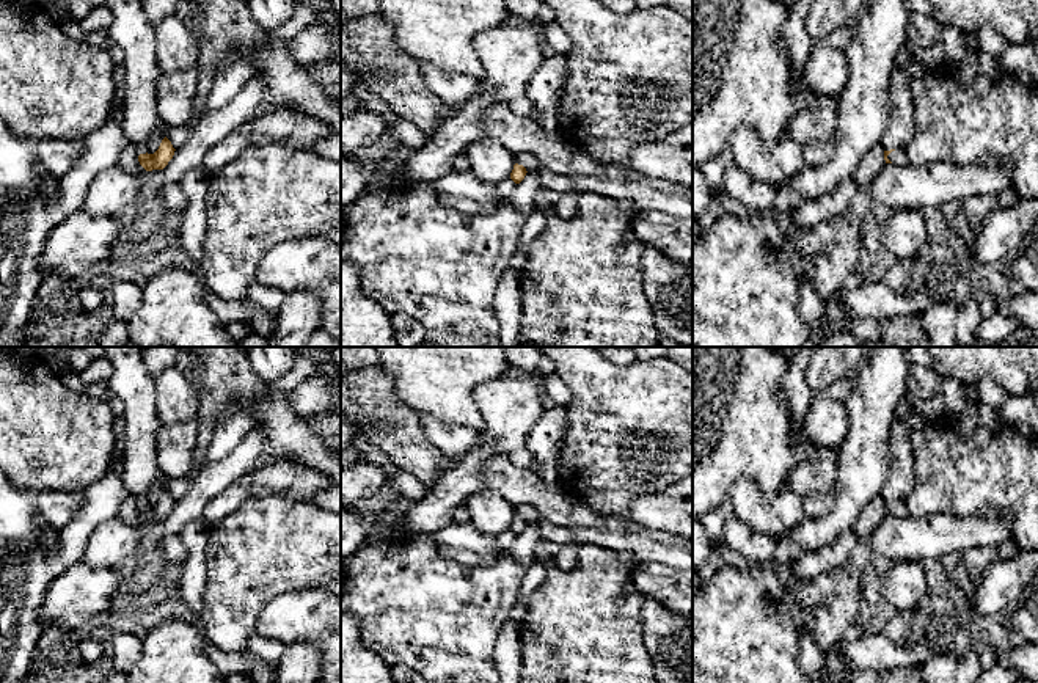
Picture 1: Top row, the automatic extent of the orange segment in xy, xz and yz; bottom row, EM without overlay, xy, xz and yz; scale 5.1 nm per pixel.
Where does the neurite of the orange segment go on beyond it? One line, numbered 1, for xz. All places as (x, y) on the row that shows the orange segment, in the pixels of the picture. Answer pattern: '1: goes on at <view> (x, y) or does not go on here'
1: does not go on here

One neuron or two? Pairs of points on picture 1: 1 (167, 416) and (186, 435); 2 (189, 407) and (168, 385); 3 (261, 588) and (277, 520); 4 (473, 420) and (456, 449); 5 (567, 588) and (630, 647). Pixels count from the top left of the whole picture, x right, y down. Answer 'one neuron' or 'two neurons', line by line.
1: two neurons
2: one neuron
3: one neuron
4: two neurons
5: one neuron

